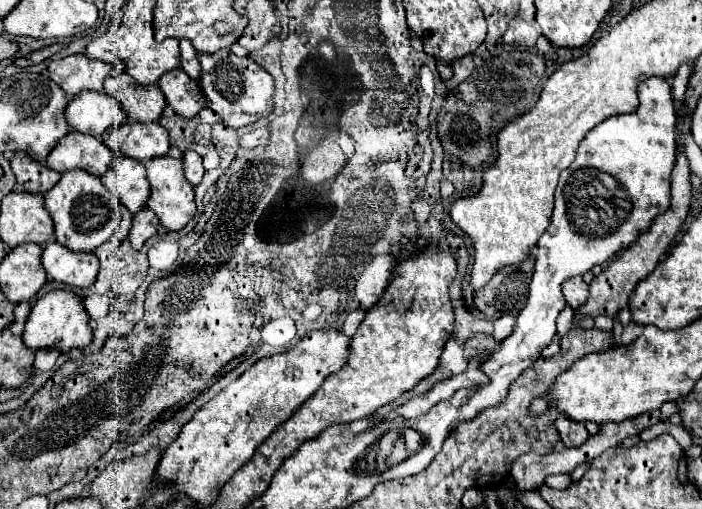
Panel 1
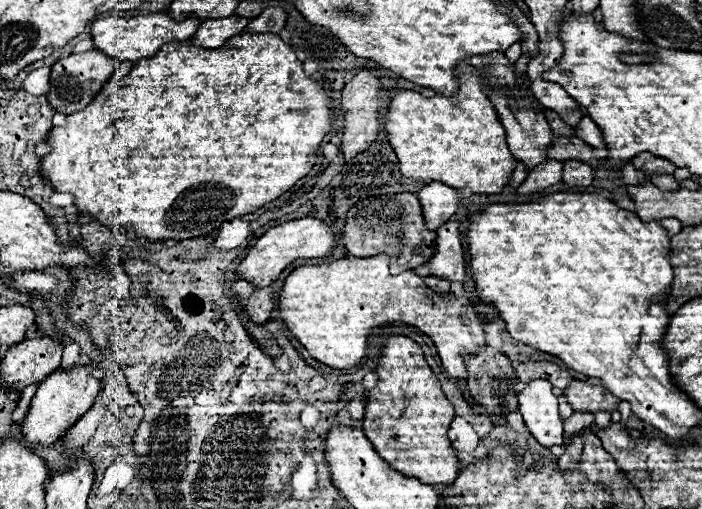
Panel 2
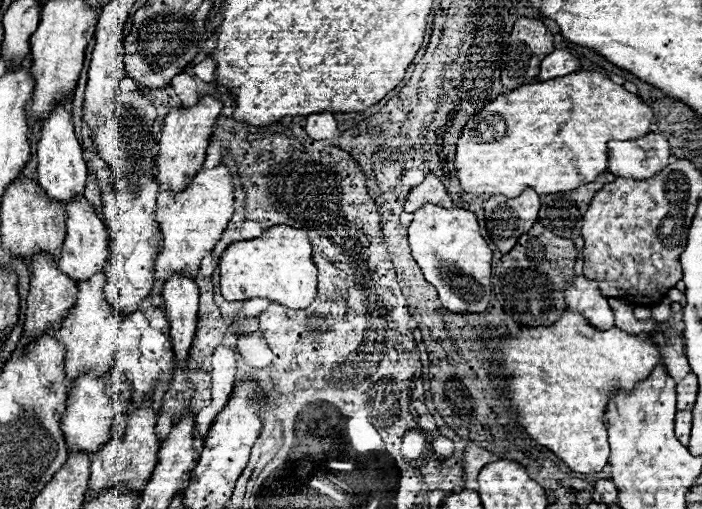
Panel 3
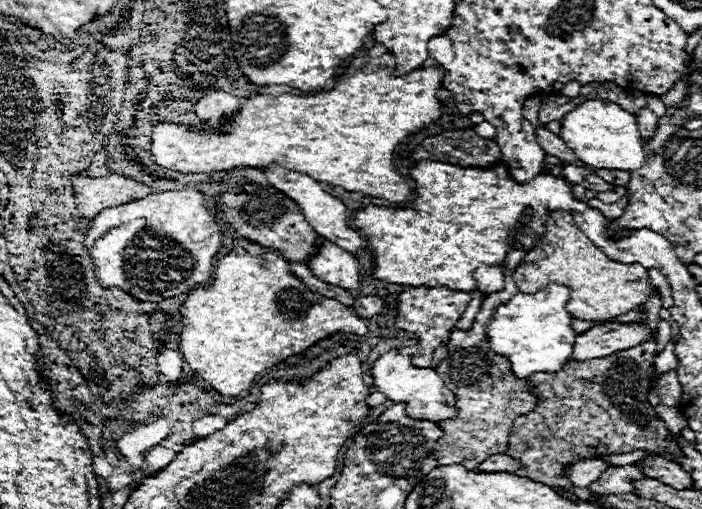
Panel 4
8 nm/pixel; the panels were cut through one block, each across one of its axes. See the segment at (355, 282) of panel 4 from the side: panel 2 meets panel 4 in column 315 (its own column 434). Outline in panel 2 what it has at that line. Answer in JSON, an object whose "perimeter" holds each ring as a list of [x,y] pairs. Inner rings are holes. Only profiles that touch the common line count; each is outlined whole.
{"perimeter":[[[446,222],[438,228],[436,254],[426,264],[432,276],[466,282],[464,246],[460,240],[460,222]]]}

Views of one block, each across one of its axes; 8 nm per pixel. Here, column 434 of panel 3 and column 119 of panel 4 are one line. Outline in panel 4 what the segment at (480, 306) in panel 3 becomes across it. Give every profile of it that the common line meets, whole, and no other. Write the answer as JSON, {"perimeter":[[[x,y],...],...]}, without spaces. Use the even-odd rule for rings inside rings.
{"perimeter":[[[186,188],[176,192],[172,190],[158,194],[152,192],[146,198],[98,212],[86,234],[84,246],[92,258],[102,288],[118,286],[140,302],[162,302],[164,298],[184,294],[196,288],[198,284],[206,284],[210,280],[214,268],[212,260],[220,250],[220,242],[222,242],[222,232],[204,196],[196,190]]]}

